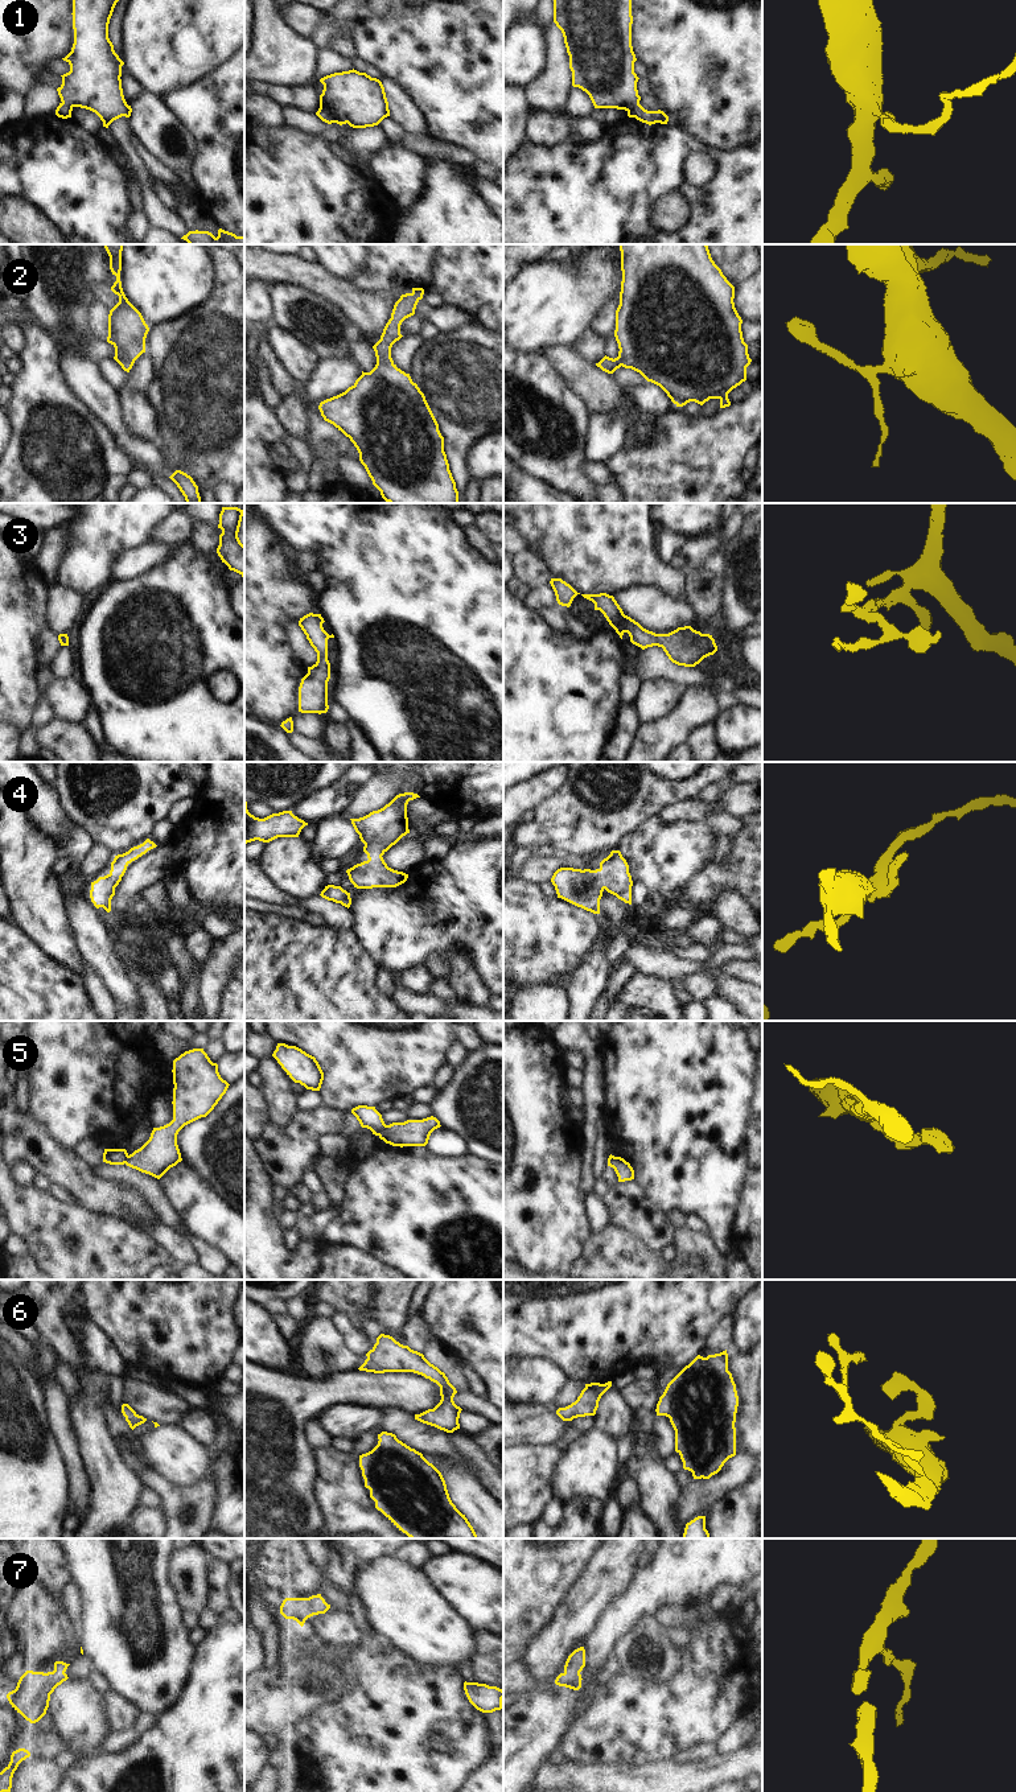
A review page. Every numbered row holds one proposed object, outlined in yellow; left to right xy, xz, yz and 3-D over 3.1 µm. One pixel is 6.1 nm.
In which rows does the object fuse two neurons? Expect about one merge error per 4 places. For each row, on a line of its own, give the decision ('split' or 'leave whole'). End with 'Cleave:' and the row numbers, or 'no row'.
1: leave whole
2: leave whole
3: leave whole
4: leave whole
5: split
6: leave whole
7: leave whole
Cleave: 5

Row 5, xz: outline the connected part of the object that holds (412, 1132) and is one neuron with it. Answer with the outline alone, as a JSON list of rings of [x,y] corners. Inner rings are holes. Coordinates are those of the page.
[[[433,1116],[423,1120],[392,1122],[386,1125],[379,1138],[392,1146],[425,1146],[431,1133],[440,1126],[440,1121]]]

